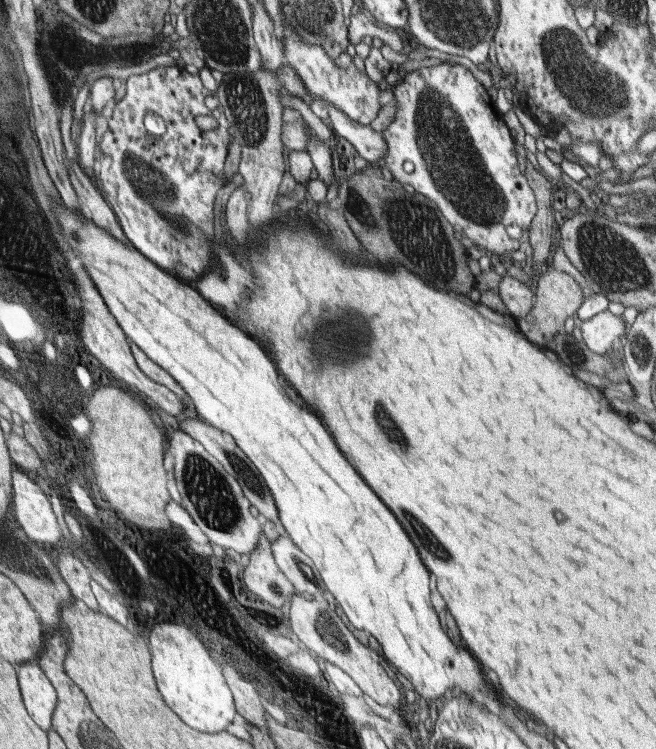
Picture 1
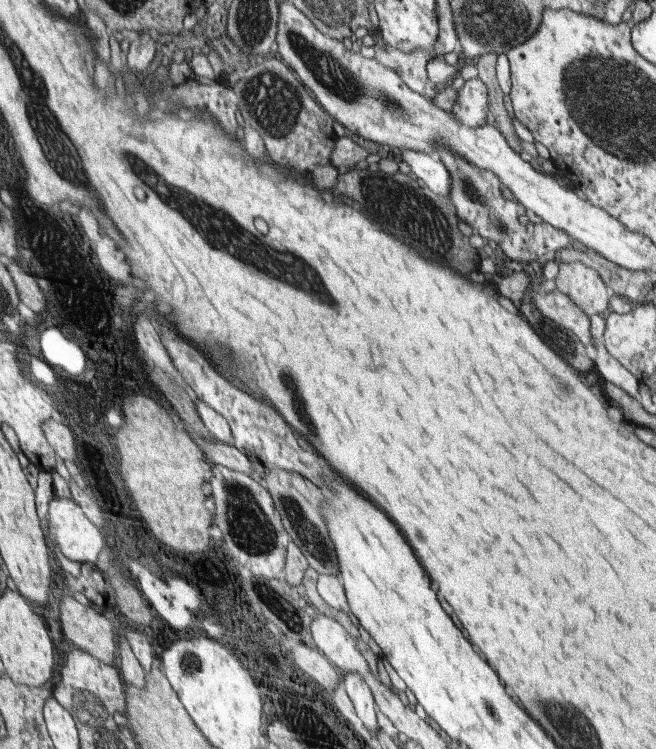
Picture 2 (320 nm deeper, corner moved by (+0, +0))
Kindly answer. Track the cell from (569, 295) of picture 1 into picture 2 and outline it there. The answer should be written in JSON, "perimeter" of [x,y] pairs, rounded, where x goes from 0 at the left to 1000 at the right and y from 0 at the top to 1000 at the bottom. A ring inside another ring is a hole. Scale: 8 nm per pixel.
{"perimeter":[[[886,350],[852,352],[849,386],[867,395],[898,423],[925,419],[934,387],[904,358]]]}

